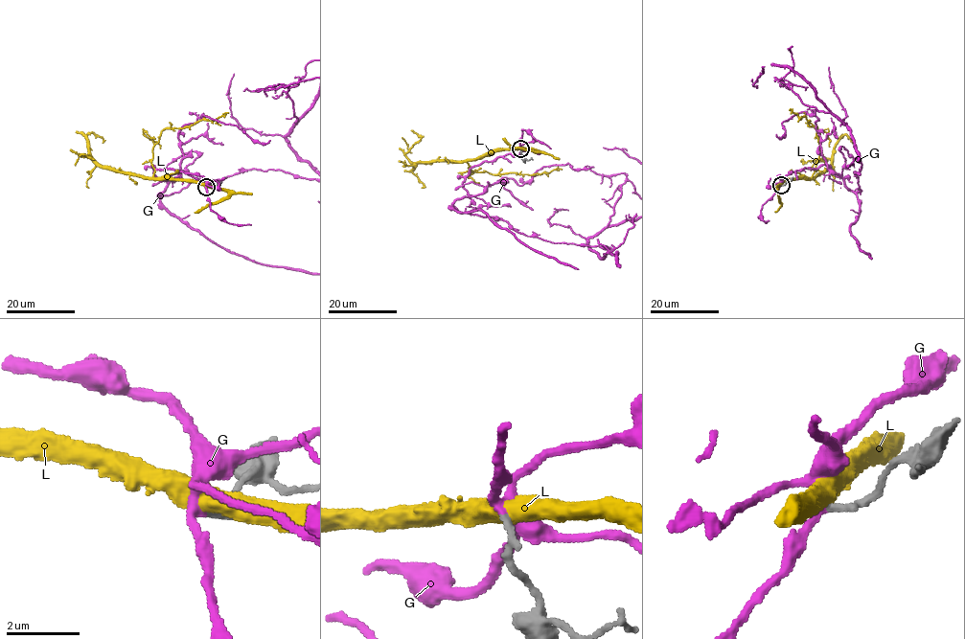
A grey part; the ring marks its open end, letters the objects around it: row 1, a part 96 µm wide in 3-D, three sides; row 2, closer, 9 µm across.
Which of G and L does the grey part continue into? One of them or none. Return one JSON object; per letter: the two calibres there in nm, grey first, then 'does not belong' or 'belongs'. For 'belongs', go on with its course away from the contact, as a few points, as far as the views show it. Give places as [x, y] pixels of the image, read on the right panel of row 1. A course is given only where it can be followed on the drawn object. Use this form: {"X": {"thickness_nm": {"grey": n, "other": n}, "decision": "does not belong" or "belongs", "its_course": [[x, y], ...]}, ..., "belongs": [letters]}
{"G": {"thickness_nm": {"grey": 180, "other": 170}, "decision": "belongs"}, "L": {"thickness_nm": {"grey": 200, "other": 500}, "decision": "does not belong"}, "belongs": ["G"]}

